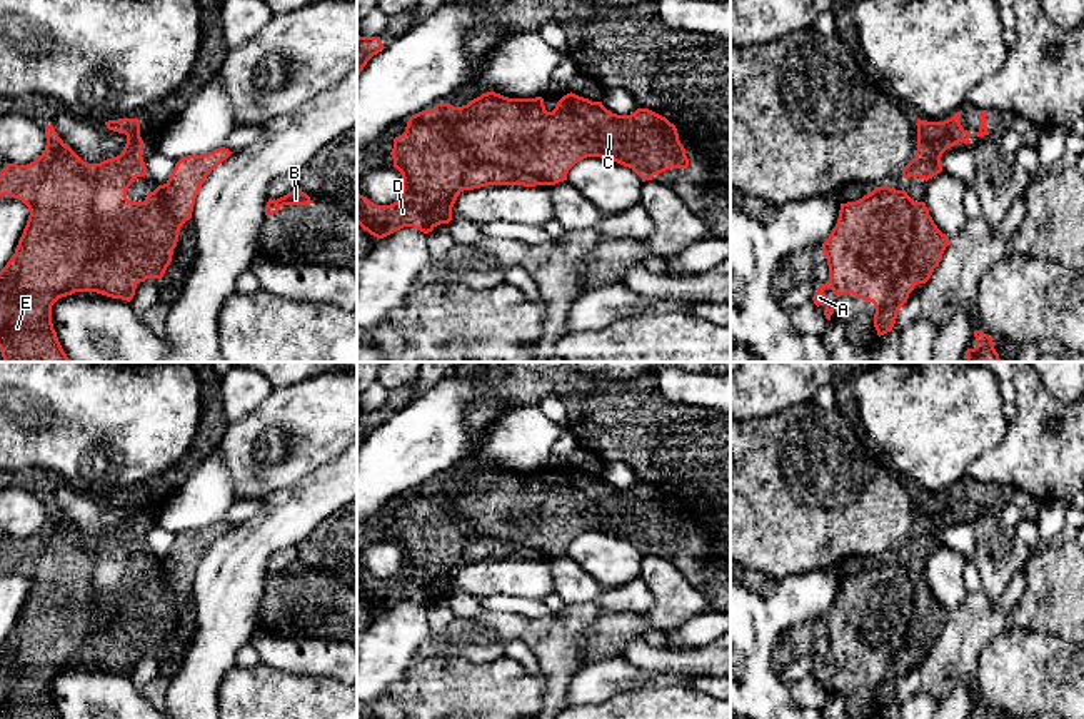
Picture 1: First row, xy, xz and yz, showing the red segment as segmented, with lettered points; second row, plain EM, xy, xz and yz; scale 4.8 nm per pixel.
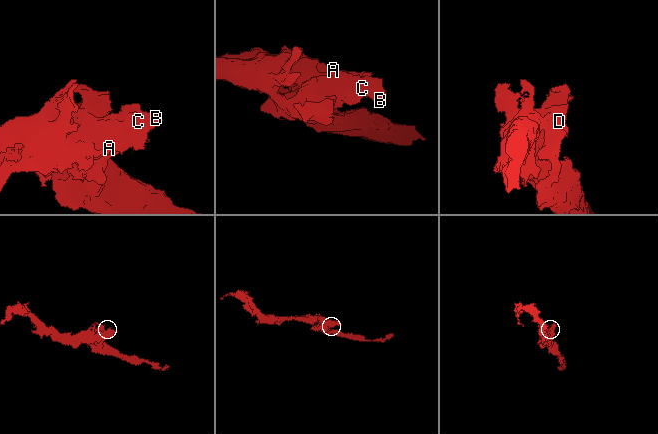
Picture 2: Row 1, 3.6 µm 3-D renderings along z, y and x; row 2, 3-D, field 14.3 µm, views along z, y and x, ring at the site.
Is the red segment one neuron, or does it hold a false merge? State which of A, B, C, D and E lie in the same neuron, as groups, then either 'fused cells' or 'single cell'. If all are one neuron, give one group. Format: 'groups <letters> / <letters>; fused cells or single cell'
groups A B C / D E; fused cells

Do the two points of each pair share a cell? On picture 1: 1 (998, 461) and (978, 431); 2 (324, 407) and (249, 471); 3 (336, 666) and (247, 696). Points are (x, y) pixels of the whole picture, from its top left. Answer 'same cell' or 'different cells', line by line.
1: different cells
2: same cell
3: different cells

